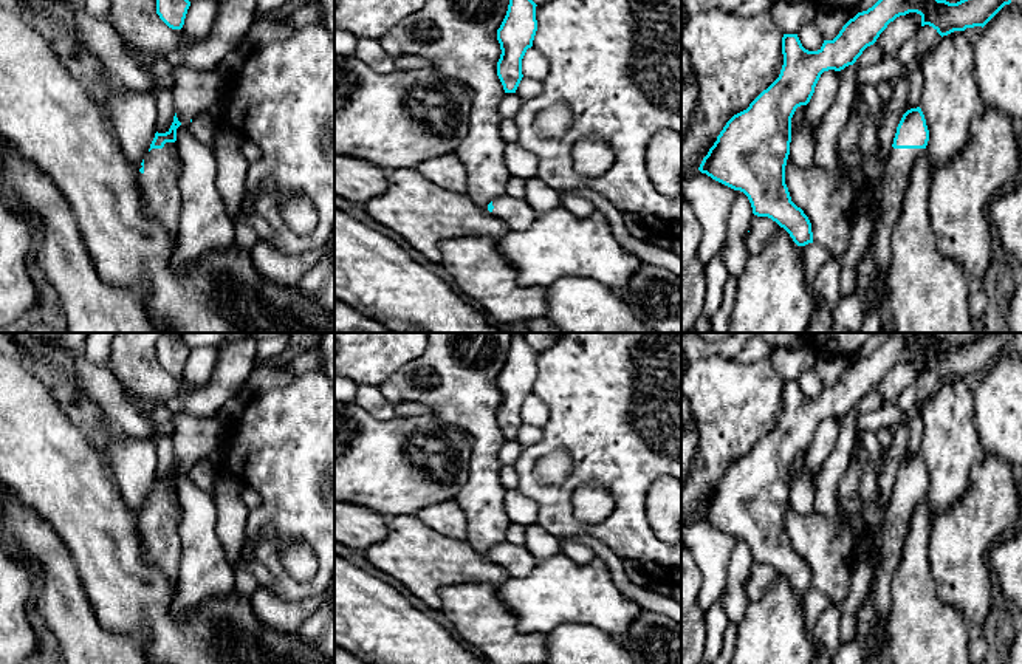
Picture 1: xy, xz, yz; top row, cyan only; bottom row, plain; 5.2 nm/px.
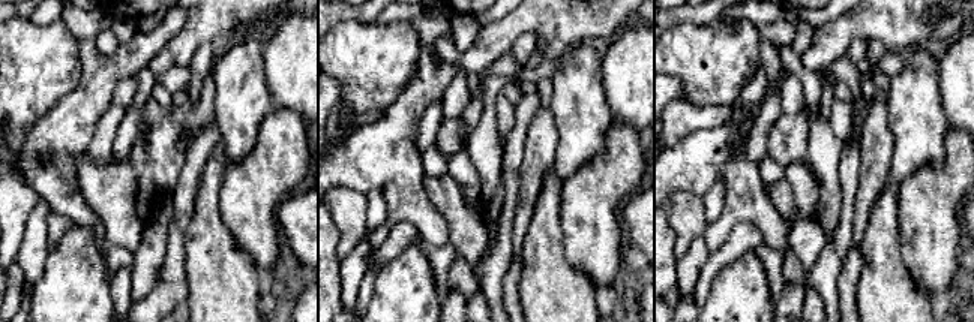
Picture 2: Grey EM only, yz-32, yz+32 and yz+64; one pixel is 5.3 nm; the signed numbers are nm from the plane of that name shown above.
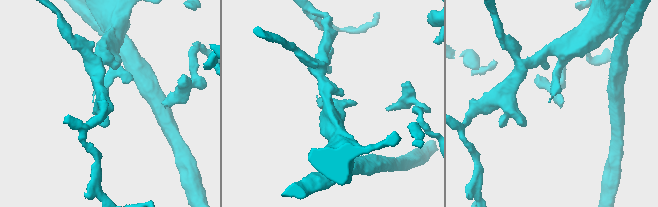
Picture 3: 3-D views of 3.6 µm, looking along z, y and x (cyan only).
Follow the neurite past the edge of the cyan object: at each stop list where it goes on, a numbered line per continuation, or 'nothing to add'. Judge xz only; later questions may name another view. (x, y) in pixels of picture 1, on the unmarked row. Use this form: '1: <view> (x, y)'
1: xz (516, 559)

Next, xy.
1: xy (158, 533)

